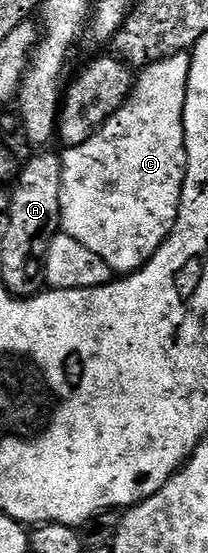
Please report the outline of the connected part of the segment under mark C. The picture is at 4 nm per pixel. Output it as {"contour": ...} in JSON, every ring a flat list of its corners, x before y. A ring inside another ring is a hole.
{"contour":[[189,53,151,62,137,75,126,103,84,144,61,151,61,233,67,234,125,276,143,266,164,244,178,219,178,205,186,175,184,100,190,71]]}

